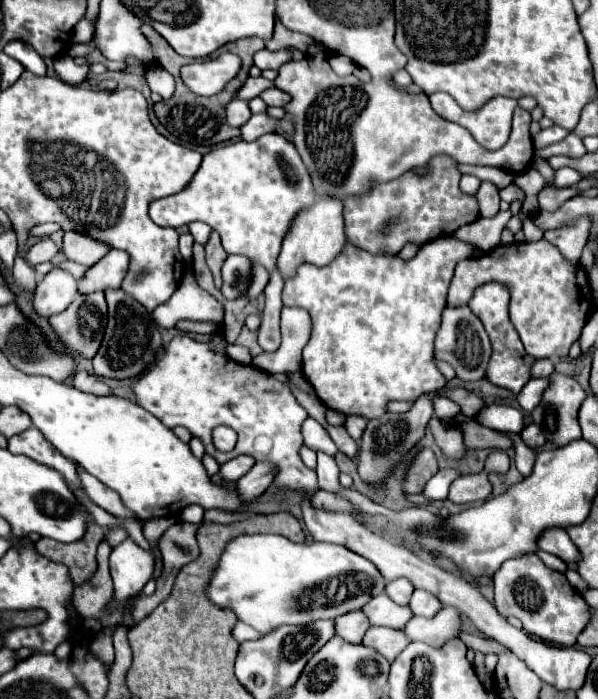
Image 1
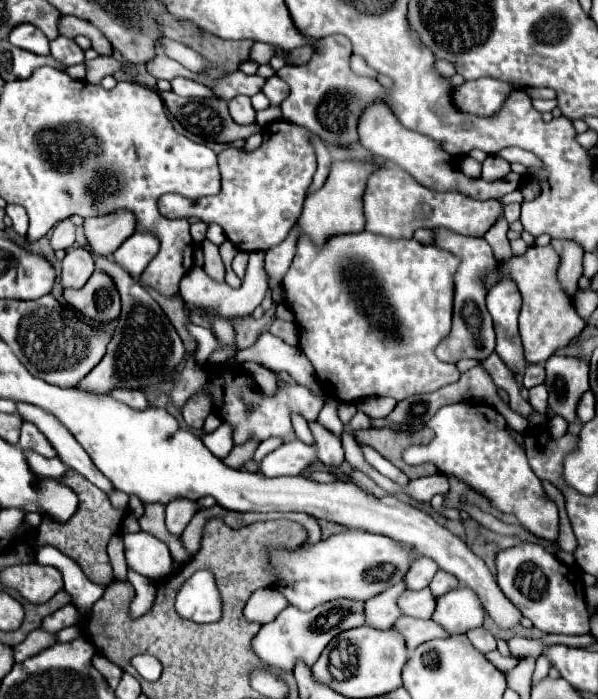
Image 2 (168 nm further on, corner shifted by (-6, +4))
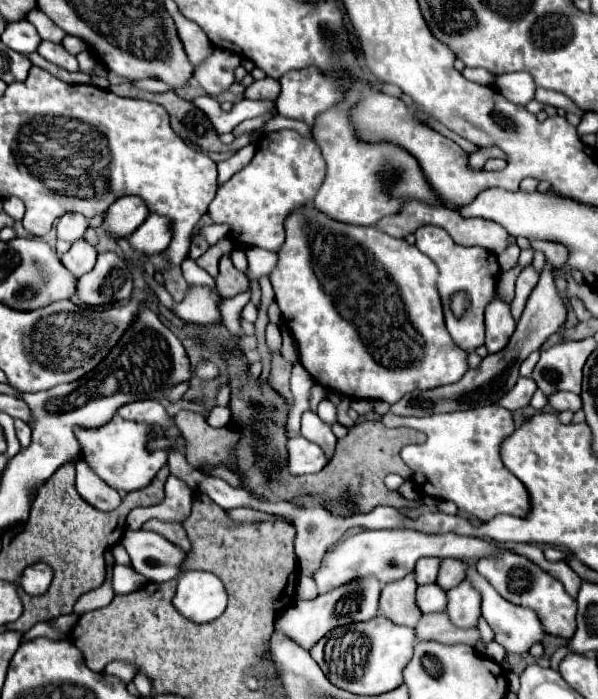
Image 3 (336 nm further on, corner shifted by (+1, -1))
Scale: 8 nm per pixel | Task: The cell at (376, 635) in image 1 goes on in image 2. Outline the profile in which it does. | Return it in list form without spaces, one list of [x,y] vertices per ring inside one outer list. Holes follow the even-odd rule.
[[[401,616],[393,628],[403,634],[405,638],[405,646],[409,652],[413,652],[419,644],[433,640],[433,638],[447,638],[449,634],[445,634],[445,630],[439,624],[433,624],[433,620],[417,620],[417,618],[409,618],[409,616]]]

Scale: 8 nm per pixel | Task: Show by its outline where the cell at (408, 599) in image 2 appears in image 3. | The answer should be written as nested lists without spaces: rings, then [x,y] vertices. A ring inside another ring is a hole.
[[[430,583],[430,585],[418,587],[418,607],[422,609],[422,613],[444,611],[446,603],[448,603],[448,595],[440,585]]]

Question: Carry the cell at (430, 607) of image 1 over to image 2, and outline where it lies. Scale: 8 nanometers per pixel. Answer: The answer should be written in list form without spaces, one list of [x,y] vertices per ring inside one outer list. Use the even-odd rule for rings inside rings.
[[[439,570],[439,572],[433,576],[433,580],[431,580],[431,584],[429,584],[429,590],[431,590],[431,594],[433,594],[435,598],[439,598],[439,596],[451,592],[453,588],[457,588],[457,584],[459,584],[459,580],[457,580],[455,576],[449,576],[447,572]]]

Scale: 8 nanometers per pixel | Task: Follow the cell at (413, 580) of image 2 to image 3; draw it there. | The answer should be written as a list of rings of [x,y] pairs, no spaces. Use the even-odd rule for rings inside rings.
[[[424,557],[422,561],[418,561],[418,565],[414,569],[418,573],[418,585],[434,583],[438,577],[440,563],[442,563],[442,559],[438,559],[438,557]]]

